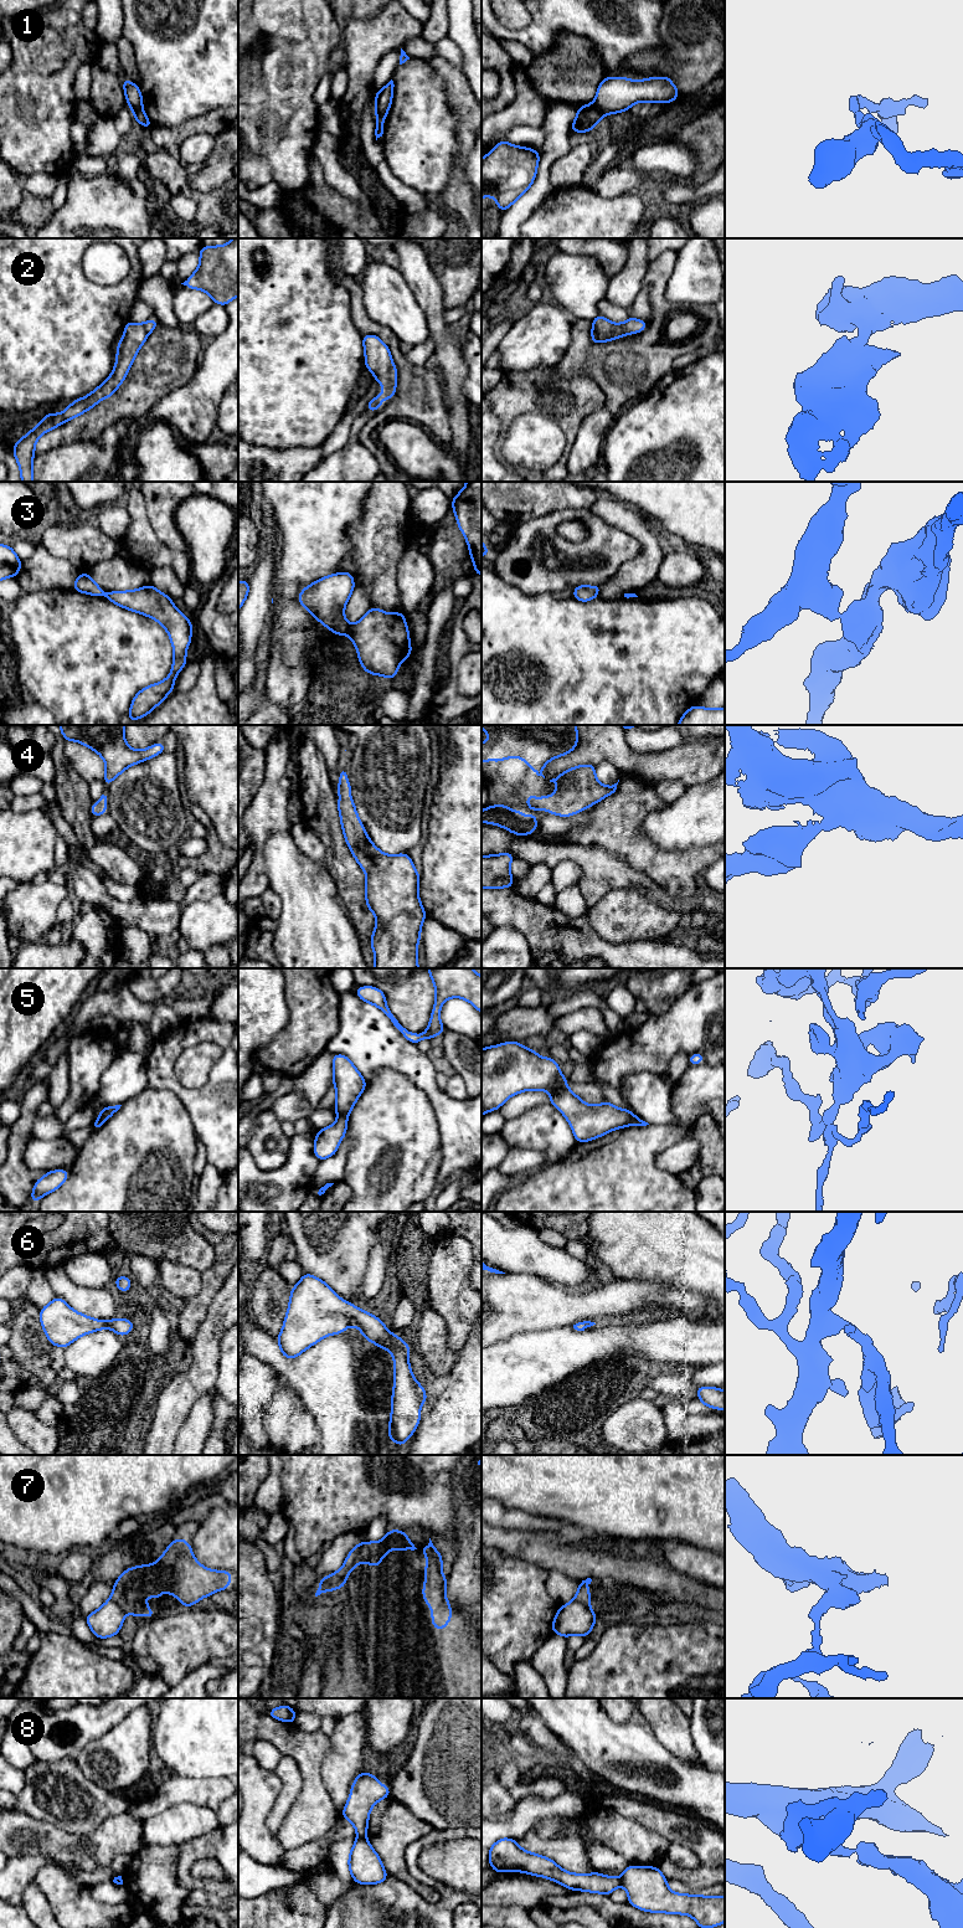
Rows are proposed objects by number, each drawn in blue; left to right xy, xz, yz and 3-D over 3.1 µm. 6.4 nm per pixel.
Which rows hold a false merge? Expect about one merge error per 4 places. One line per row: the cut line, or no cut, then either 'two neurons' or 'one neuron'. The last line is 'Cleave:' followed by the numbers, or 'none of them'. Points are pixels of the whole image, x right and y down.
1: yz (592, 103), (603, 114) | two neurons
2: no cut | one neuron
3: xz (350, 626), (346, 633) | two neurons
4: no cut | one neuron
5: xz (338, 1112), (346, 1116) | two neurons
6: no cut | one neuron
7: xz (364, 1542), (354, 1564) | two neurons
8: xz (358, 1836), (365, 1837) | two neurons
Cleave: 1, 3, 5, 7, 8

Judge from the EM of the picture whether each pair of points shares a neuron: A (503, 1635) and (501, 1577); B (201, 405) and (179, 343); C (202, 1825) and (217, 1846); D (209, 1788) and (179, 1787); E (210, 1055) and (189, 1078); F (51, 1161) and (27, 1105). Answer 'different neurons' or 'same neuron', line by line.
A: same neuron
B: different neurons
C: different neurons
D: same neuron
E: same neuron
F: different neurons

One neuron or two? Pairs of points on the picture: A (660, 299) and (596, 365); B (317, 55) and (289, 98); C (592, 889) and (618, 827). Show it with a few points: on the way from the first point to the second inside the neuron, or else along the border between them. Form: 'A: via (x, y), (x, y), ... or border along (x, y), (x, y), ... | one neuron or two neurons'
A: via (658, 322), (655, 328), (618, 364) | one neuron
B: via (309, 66), (298, 77), (293, 87) | one neuron
C: border along (580, 844), (602, 848), (633, 868) | two neurons

